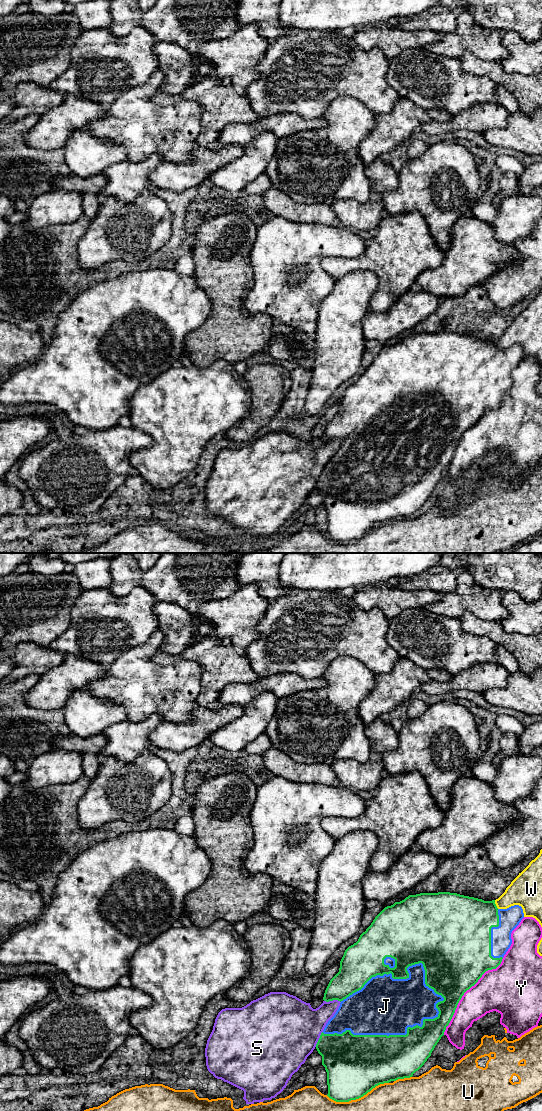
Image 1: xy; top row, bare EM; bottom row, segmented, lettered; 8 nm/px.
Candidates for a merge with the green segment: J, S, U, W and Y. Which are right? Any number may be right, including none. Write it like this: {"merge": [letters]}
{"merge": ["J"]}

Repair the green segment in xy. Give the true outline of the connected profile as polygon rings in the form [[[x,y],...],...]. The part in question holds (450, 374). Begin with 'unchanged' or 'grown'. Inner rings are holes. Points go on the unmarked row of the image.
grown; [[[450,332],[409,335],[404,340],[385,347],[366,371],[360,375],[358,381],[345,390],[340,401],[339,412],[330,420],[324,433],[324,441],[338,440],[341,442],[316,484],[316,489],[322,496],[322,505],[327,512],[327,536],[336,542],[349,542],[363,537],[380,524],[412,517],[431,496],[435,486],[444,475],[464,433],[474,426],[486,411],[496,409],[501,404],[512,384],[511,373],[523,358],[523,349],[519,345],[498,349],[495,340],[484,341]]]

